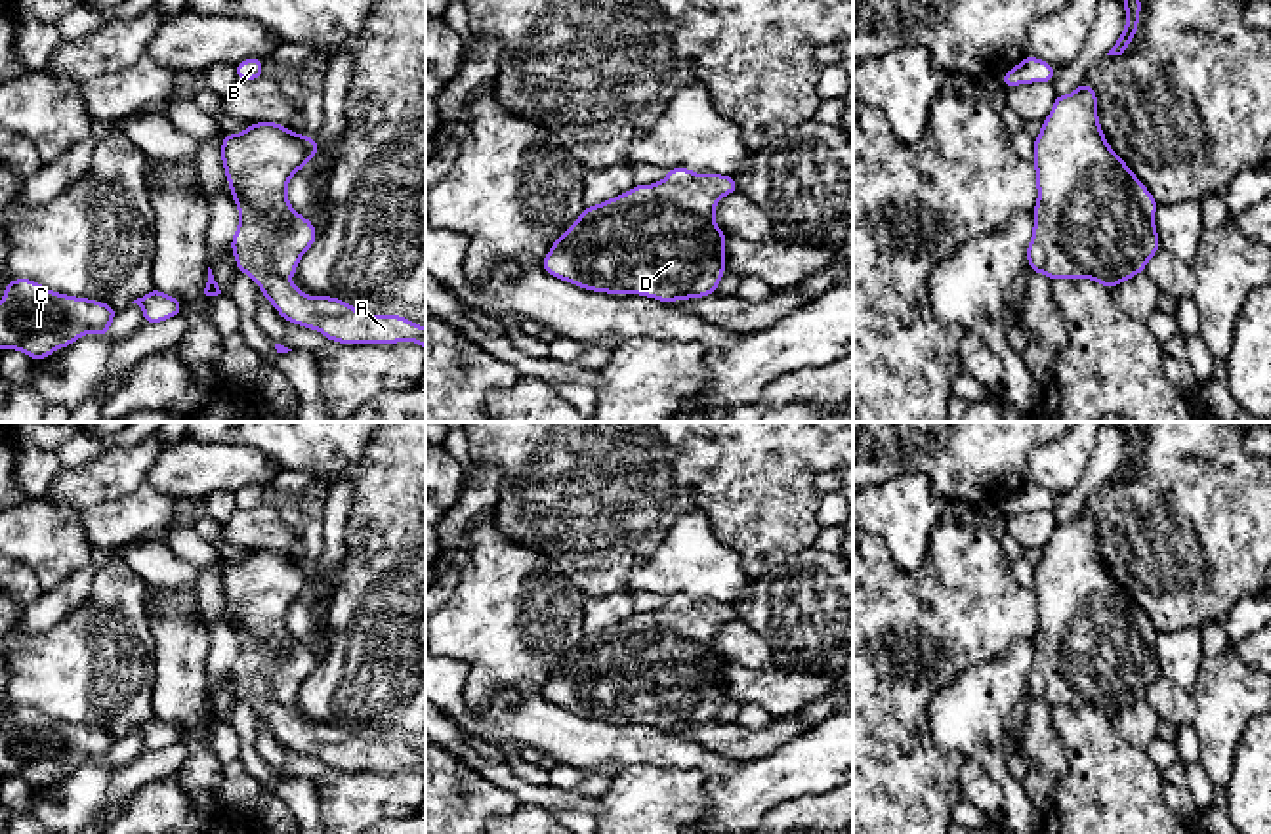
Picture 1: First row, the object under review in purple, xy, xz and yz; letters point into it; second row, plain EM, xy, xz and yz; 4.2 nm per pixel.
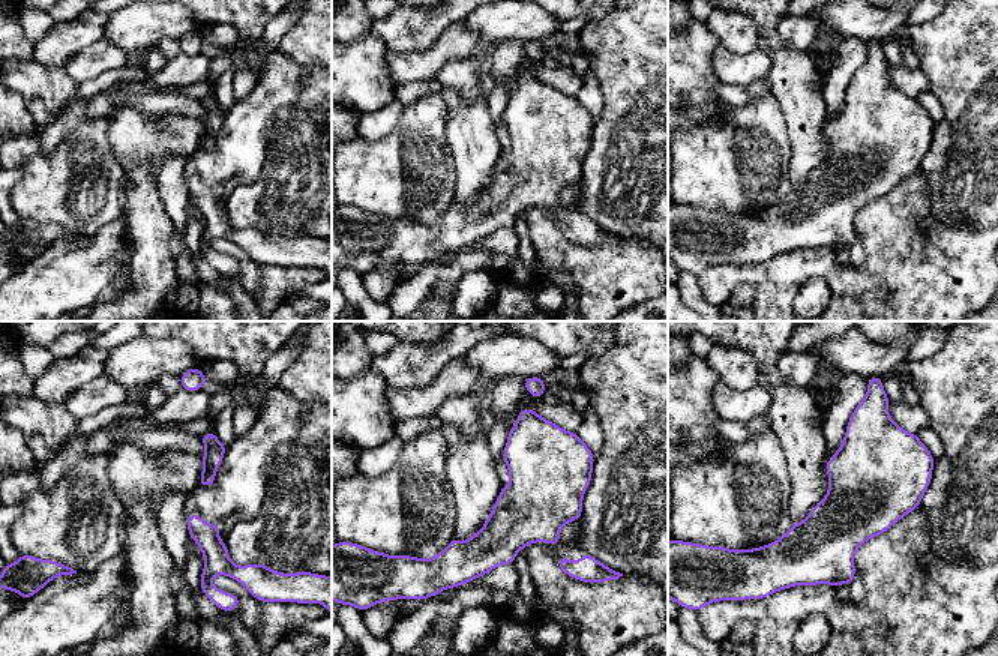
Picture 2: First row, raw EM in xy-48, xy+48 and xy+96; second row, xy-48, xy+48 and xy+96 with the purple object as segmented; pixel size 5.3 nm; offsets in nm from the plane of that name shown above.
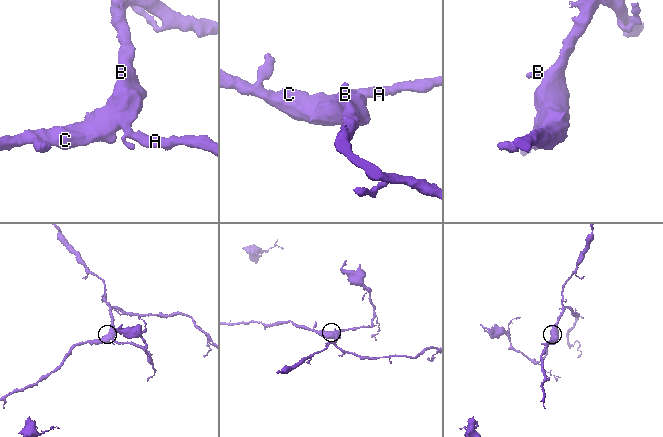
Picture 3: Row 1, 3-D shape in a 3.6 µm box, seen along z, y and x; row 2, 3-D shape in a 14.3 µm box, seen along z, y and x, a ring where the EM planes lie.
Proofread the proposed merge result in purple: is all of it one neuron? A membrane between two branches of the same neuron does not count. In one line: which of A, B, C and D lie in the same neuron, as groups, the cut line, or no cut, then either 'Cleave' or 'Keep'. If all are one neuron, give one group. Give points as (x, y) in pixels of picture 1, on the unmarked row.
Groups: A B C D. No split. Keep

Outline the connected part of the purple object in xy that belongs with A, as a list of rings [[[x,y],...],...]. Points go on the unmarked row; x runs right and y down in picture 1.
[[[254,550],[240,561],[225,561],[221,590],[239,636],[239,655],[231,666],[235,695],[260,714],[277,740],[298,754],[313,756],[336,771],[399,771],[416,769],[426,779],[426,756],[401,742],[370,742],[332,723],[307,723],[288,706],[296,702],[300,685],[315,672],[315,653],[288,630],[288,609],[315,586],[315,565],[290,559],[284,552]]]

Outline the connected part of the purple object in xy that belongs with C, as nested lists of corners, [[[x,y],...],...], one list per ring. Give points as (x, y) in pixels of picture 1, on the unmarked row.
[[[11,706],[4,712],[4,725],[0,729],[0,777],[19,777],[32,788],[42,788],[88,760],[99,765],[109,763],[109,754],[116,740],[115,735],[97,727],[52,719],[32,706]]]

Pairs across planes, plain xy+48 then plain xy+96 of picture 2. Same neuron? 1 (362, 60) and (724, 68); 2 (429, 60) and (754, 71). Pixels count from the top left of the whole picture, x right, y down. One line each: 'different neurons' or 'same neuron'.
1: different neurons
2: same neuron

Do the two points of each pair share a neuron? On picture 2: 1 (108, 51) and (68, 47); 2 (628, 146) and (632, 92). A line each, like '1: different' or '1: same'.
1: different
2: same

